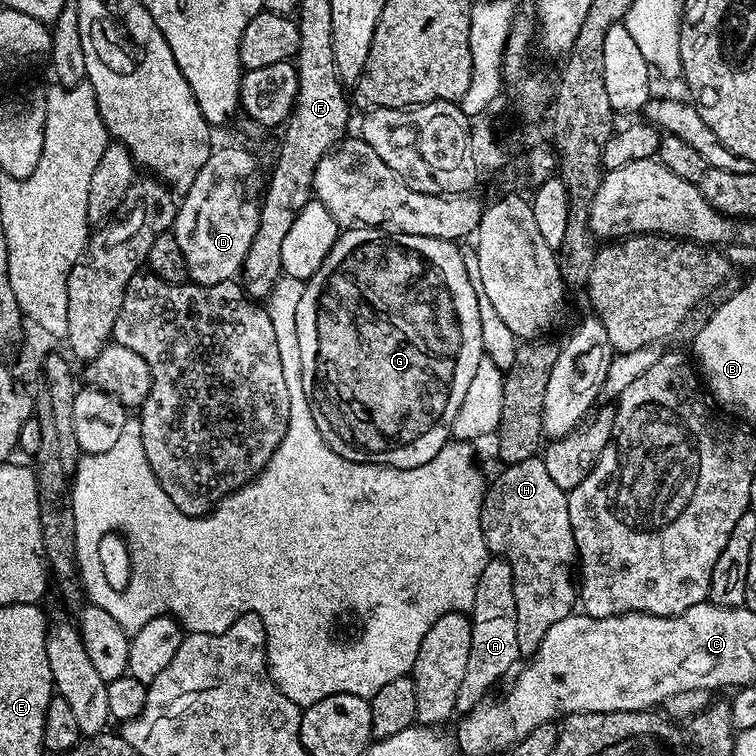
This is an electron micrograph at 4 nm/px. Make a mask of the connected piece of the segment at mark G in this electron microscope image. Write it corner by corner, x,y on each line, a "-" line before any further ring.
383,226
379,228
346,228
341,231
339,238
334,242
326,262
318,266
318,270
305,283
302,290
302,300
298,304
298,350
302,350
302,390
306,390
306,398
310,402
310,410
314,414
314,422
318,422
318,430
322,438
330,446
330,450
337,452
342,458
350,458
354,462
363,464
389,464
392,468
413,468
422,466
442,450
442,446
449,443
452,434
454,414
458,414
458,406
462,406
462,398
470,387
470,381
478,370
478,362
485,355
482,340
482,323
479,321
478,291
471,285
470,276
467,273
466,264
463,262
461,249
453,241
442,238
426,238
414,234
401,234
395,230
389,230

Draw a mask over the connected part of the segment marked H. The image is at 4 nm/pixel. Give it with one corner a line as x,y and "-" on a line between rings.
539,455
526,458
526,462
518,462
517,464
509,464
501,467
501,472
497,474
496,481
487,485
484,493
484,501
482,502
482,534
486,538
486,546
489,553
493,557
505,560
510,564
510,574
514,582
514,607
518,610
518,646
521,653
531,654
536,651
536,645
542,642
542,638
546,638
546,630
550,630
550,626
554,626
554,622
562,622
562,618
573,615
574,609
578,604
578,588
574,583
574,565
577,563
576,543
574,542
574,534
570,526
570,510
568,509
568,493
564,492
556,485
554,478
550,478
550,473
546,470
543,459

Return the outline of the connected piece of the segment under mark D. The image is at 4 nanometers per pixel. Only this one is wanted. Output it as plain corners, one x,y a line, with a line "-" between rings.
236,146
213,149
179,201
171,227
186,260
189,281
216,285
233,279
242,269
260,221
259,196
264,174
255,156

